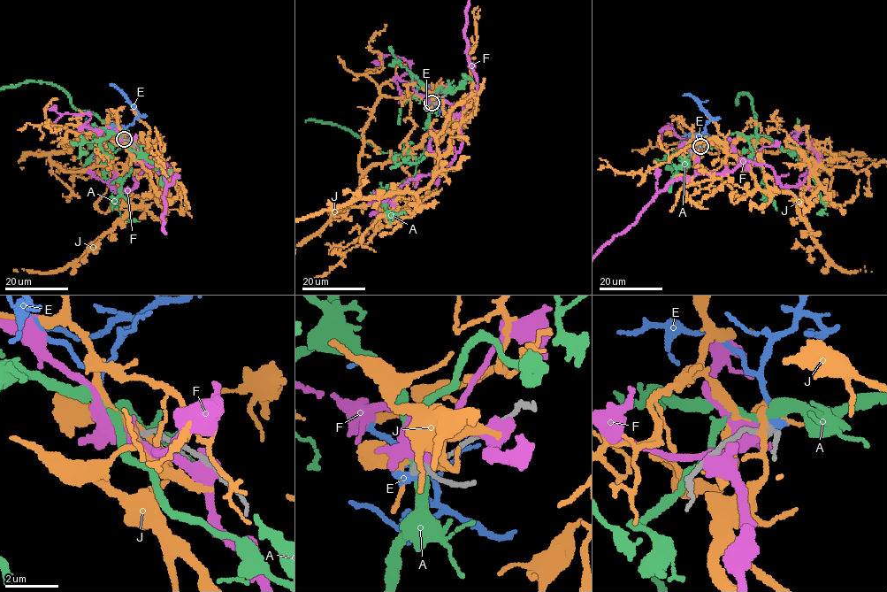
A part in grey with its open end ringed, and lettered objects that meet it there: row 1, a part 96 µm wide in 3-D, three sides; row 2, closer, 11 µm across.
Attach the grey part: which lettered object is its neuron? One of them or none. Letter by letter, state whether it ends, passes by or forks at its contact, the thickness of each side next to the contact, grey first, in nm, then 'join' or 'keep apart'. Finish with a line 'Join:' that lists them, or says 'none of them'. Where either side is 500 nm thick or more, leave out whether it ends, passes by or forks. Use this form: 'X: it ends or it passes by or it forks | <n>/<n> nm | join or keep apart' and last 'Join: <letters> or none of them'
A: it passes by | 320/420 nm | keep apart
E: it ends | 320/360 nm | join
F: it forks | 340/420 nm | keep apart
J: it forks | 340/190 nm | keep apart
Join: E

